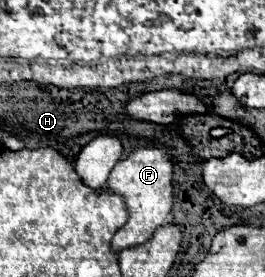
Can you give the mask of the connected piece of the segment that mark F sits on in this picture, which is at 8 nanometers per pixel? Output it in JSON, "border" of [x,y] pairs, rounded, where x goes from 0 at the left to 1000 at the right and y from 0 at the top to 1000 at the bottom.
{"border":[[[536,534],[498,549],[483,570],[453,578],[430,614],[415,621],[400,679],[445,708],[468,715],[483,751],[483,794],[475,809],[430,845],[423,866],[423,910],[453,917],[475,895],[506,895],[543,881],[581,830],[619,801],[634,765],[649,758],[649,585],[642,563],[604,549],[596,534]]]}

